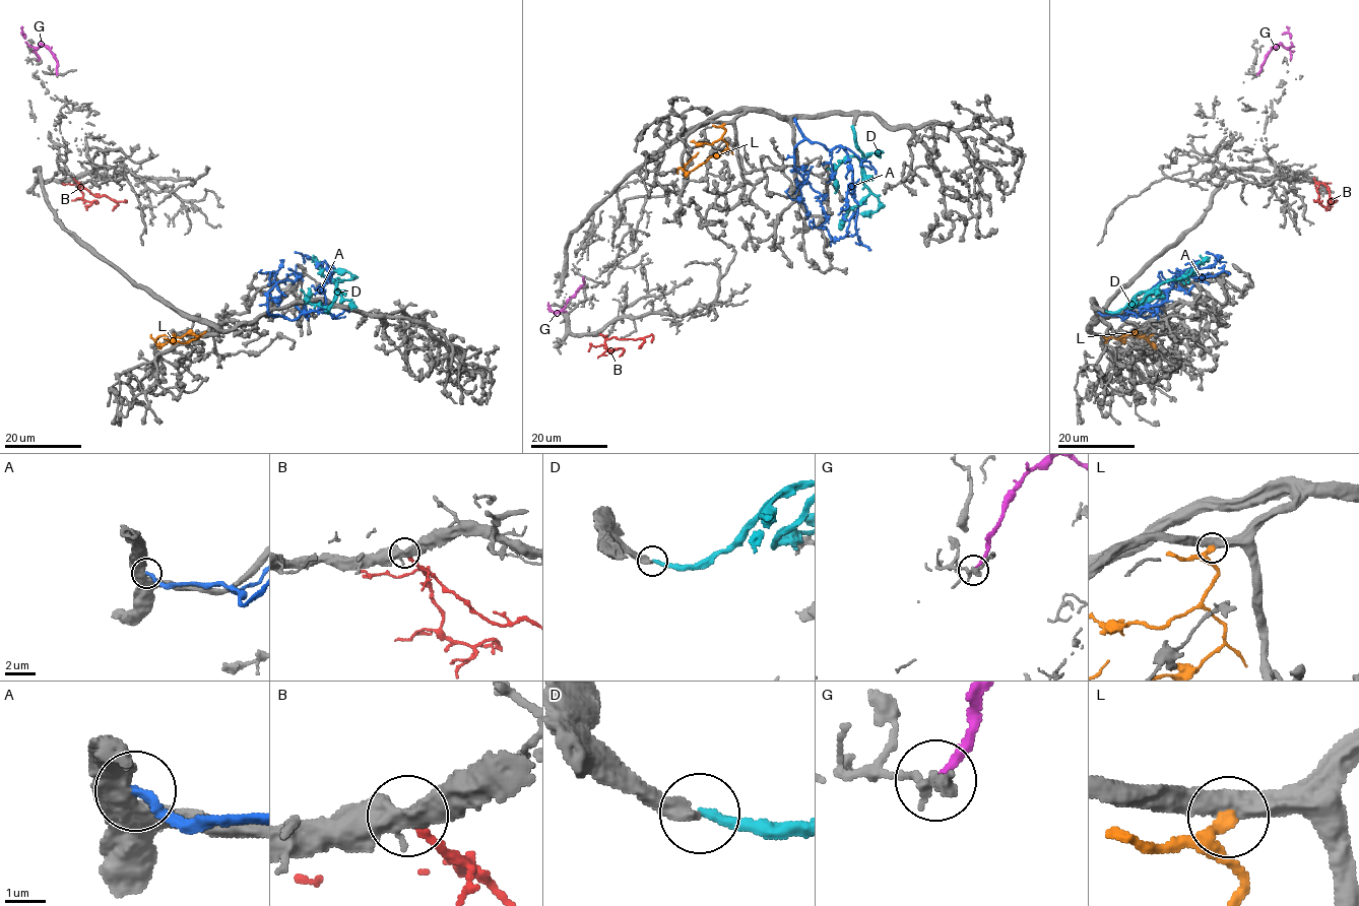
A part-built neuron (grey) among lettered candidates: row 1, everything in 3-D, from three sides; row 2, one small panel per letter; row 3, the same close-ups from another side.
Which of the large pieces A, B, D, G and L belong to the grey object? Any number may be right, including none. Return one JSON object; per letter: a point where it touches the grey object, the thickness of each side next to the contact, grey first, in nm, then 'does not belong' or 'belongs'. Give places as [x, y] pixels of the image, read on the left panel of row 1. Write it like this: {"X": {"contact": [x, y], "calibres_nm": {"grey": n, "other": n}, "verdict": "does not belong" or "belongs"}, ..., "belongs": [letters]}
{"A": {"contact": [268, 312], "calibres_nm": {"grey": 550, "other": 320}, "verdict": "does not belong"}, "B": {"contact": [73, 178], "calibres_nm": {"grey": 600, "other": 240}, "verdict": "belongs"}, "D": {"contact": [326, 311], "calibres_nm": {"grey": 400, "other": 300}, "verdict": "does not belong"}, "G": {"contact": [57, 74], "calibres_nm": {"grey": 200, "other": 240}, "verdict": "does not belong"}, "L": {"contact": [197, 336], "calibres_nm": {"grey": 500, "other": 240}, "verdict": "does not belong"}, "belongs": ["B"]}

